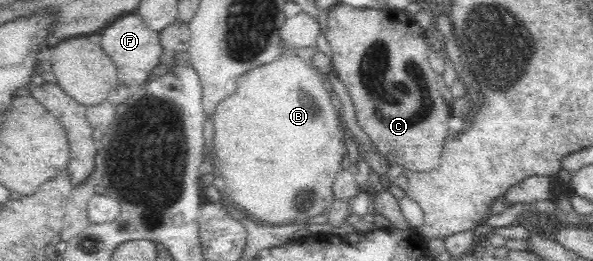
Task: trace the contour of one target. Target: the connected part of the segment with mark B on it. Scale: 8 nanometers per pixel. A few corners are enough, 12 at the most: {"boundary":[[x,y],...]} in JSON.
{"boundary":[[294,54],[237,77],[215,173],[265,226],[335,201],[350,136]]}

